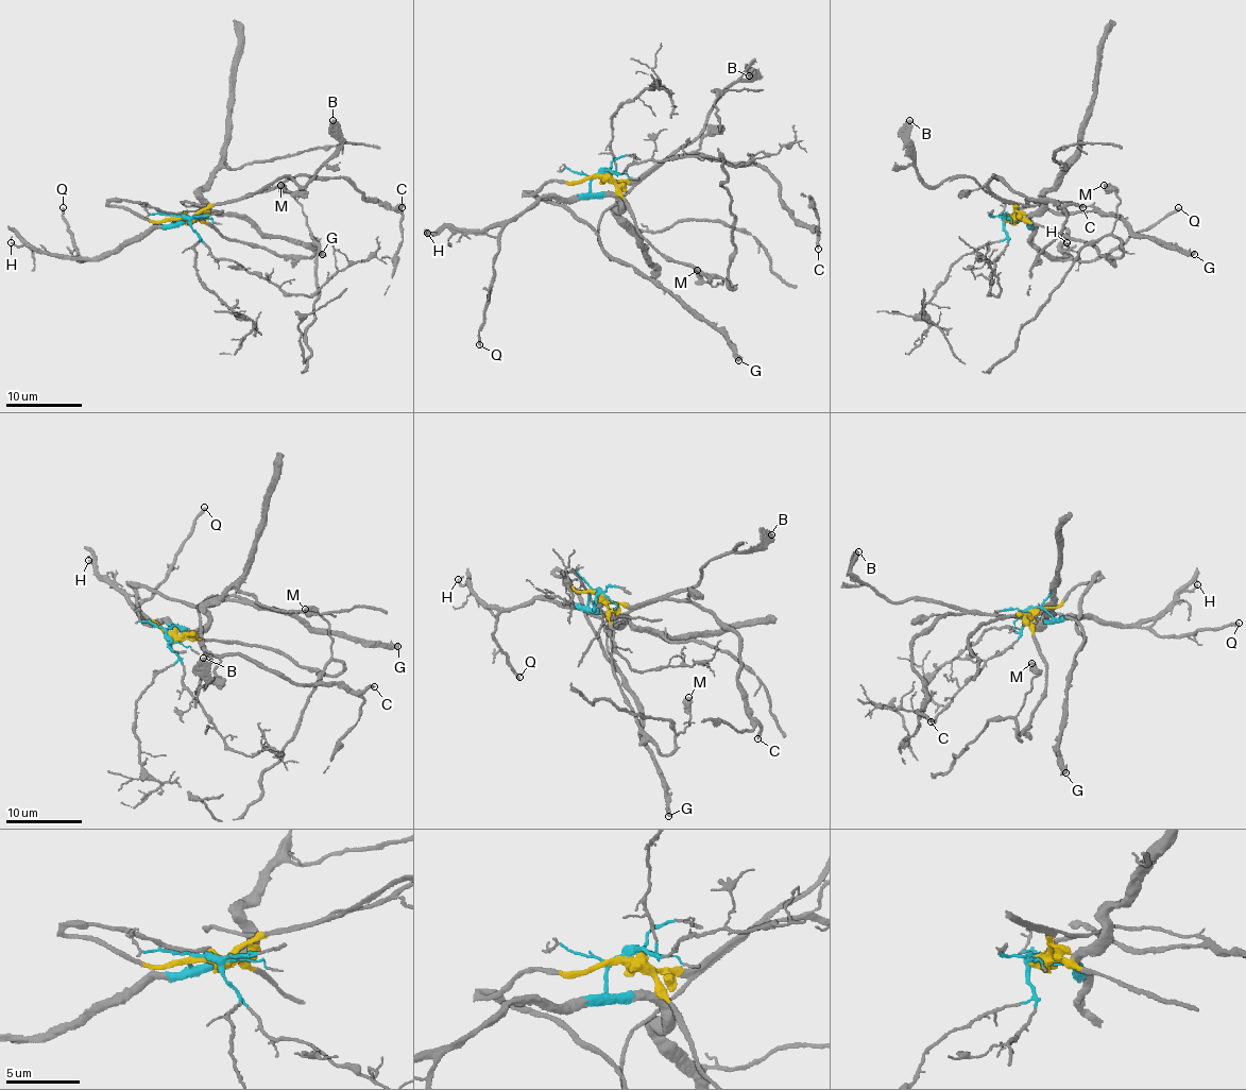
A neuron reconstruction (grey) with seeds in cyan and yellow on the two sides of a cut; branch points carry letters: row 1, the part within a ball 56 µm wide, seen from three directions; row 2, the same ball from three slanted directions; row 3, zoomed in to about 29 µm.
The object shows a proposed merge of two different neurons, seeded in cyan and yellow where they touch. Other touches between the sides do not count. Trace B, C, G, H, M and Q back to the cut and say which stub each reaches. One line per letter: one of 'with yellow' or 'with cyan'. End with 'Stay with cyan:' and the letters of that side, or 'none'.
B: with yellow
C: with yellow
G: with yellow
H: with cyan
M: with yellow
Q: with cyan
Stay with cyan: H, Q

